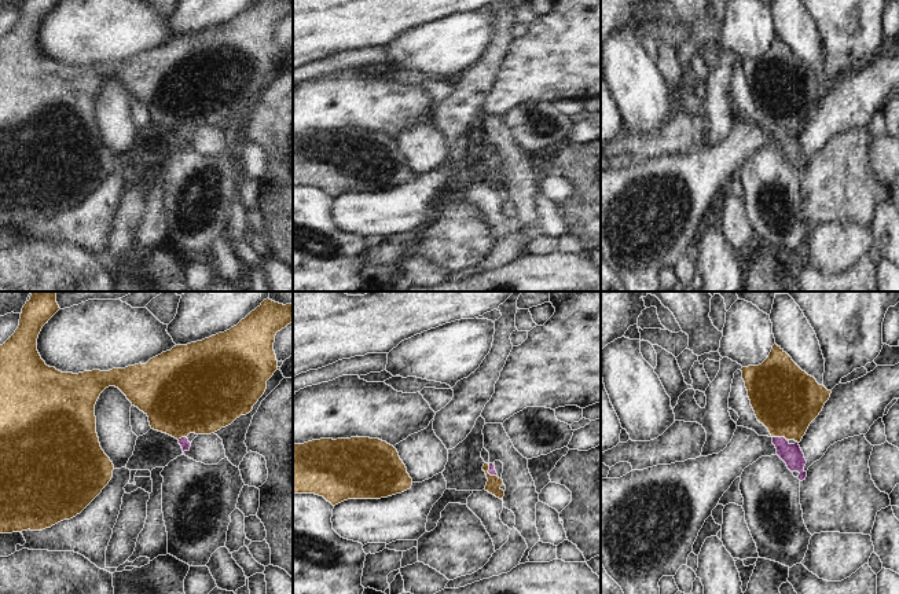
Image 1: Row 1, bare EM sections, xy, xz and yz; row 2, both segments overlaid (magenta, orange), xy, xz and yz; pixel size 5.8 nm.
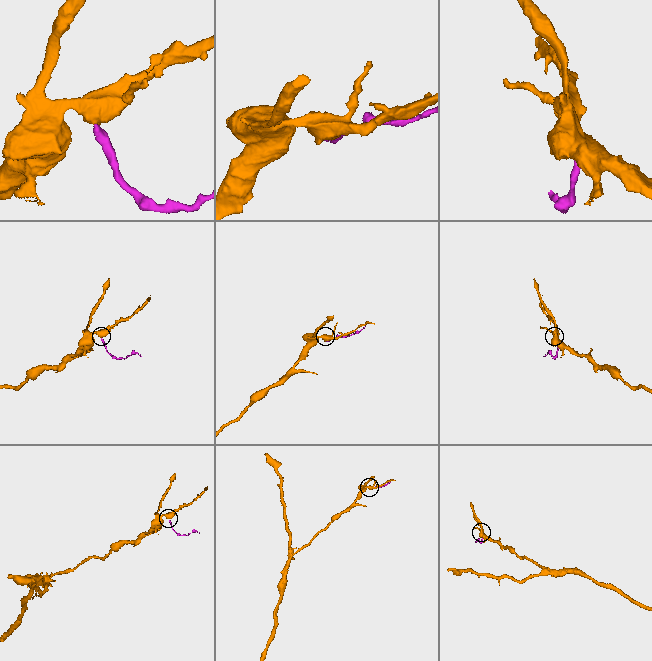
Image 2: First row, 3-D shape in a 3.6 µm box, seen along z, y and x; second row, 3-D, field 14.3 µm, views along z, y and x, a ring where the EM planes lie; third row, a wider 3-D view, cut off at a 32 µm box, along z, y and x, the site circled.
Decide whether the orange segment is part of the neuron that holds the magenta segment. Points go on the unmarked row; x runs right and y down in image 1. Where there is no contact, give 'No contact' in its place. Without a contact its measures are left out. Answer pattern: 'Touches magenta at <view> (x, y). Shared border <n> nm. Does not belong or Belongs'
Touches magenta at yz (780, 129). Shared border 90 nm. Belongs

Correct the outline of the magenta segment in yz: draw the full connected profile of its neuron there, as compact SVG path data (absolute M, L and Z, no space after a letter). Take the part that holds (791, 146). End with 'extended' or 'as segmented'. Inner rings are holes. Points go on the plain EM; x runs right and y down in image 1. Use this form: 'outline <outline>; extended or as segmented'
outline M777 36L768 50L759 58L742 59L742 72L748 82L748 89L755 107L763 116L777 140L777 147L786 155L790 164L799 164L799 172L807 169L804 158L807 155L799 138L810 116L819 107L832 82L819 77L817 72L803 63L792 50Z; extended

